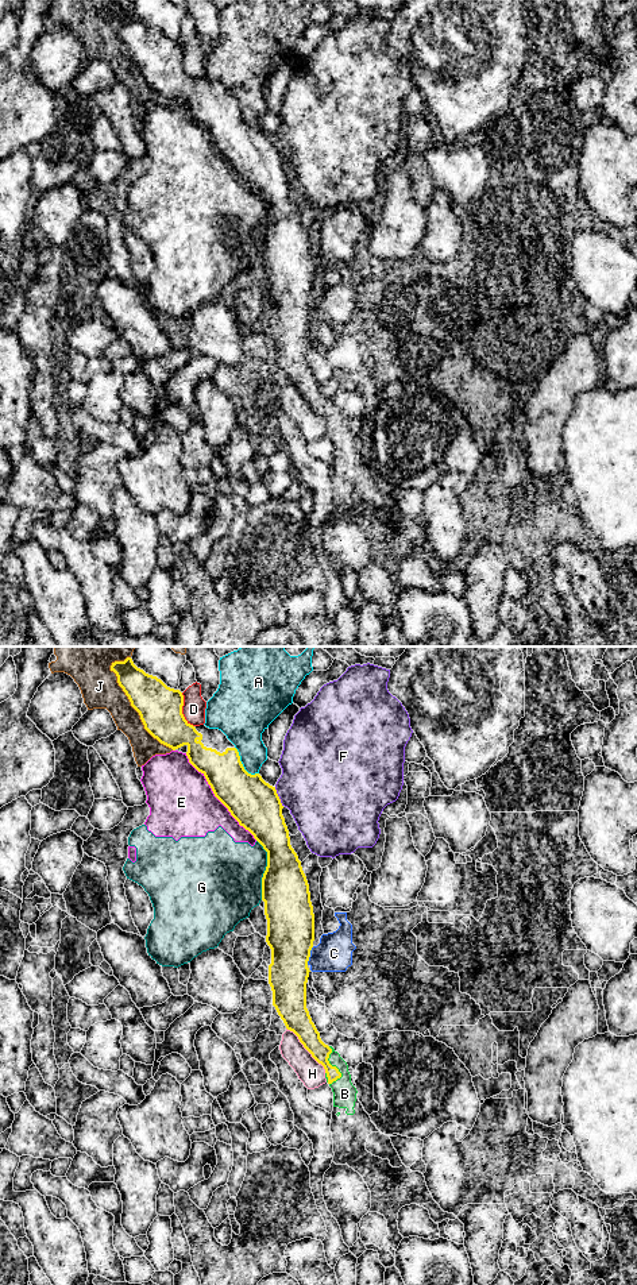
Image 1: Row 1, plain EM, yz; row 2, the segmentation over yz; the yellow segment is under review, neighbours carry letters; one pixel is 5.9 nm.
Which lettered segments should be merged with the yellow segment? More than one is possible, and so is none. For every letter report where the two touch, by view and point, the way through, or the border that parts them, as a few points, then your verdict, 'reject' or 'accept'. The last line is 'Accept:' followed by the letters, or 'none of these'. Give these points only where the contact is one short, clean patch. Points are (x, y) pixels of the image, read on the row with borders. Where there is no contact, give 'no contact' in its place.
A: meets yellow in yz at (242, 764); reject
B: meets yellow in yz at (334, 1067); runs through yz (309, 1037), (334, 1067), (340, 1073), (344, 1094); accept
C: meets yellow in yz at (309, 956); border along yz (313, 946), (307, 964); reject
D: meets yellow in yz at (181, 710); border along yz (181, 693), (182, 716), (193, 726); reject
E: meets yellow in yz at (216, 797); reject
F: meets yellow in yz at (278, 797); border along yz (274, 787), (282, 806); reject
G: meets yellow in yz at (266, 869); reject
H: meets yellow in yz at (305, 1048); reject
J: meets yellow in yz at (134, 707); reject
Accept: B

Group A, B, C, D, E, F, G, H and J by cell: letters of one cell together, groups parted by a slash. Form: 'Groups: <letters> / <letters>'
Groups: A / B / C / D / E G / F / H / J

